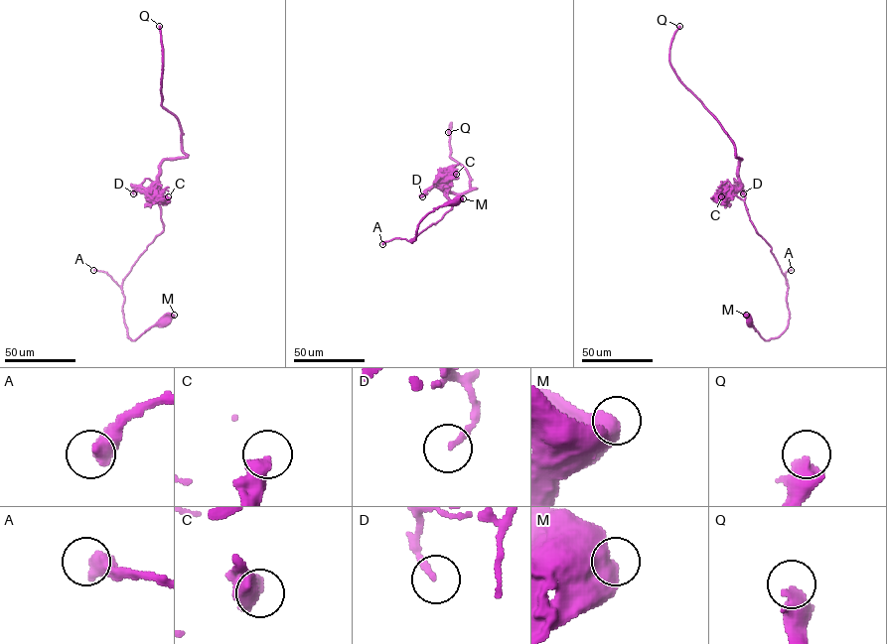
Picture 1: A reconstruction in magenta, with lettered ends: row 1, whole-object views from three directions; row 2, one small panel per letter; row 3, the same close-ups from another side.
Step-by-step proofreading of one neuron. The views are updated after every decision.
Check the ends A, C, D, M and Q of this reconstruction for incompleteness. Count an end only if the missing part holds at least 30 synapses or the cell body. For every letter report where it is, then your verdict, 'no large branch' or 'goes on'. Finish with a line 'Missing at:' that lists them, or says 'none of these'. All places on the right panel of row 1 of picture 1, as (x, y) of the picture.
A: place (791, 270); goes on
C: place (721, 196); no large branch
D: place (743, 193); no large branch
M: place (746, 315); no large branch
Q: place (679, 26); goes on
Missing at: A, Q

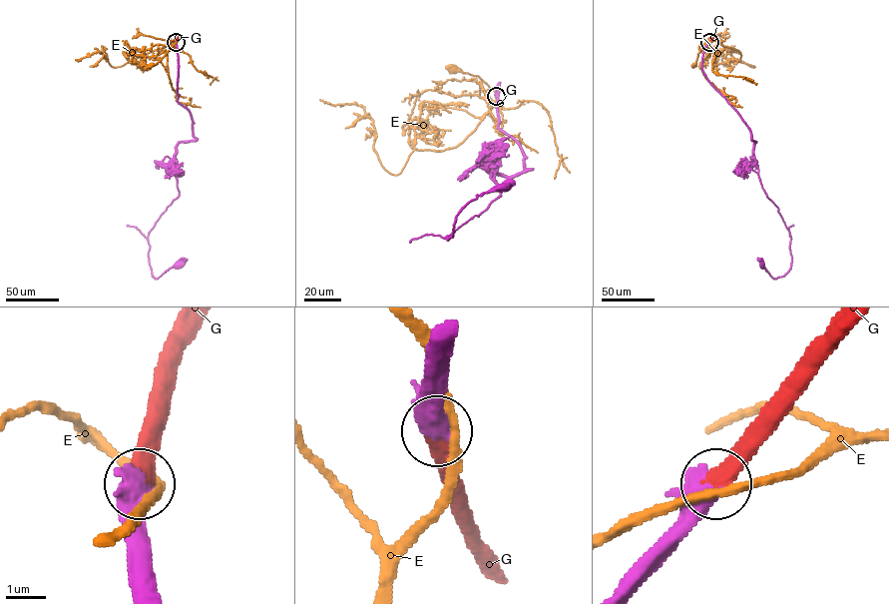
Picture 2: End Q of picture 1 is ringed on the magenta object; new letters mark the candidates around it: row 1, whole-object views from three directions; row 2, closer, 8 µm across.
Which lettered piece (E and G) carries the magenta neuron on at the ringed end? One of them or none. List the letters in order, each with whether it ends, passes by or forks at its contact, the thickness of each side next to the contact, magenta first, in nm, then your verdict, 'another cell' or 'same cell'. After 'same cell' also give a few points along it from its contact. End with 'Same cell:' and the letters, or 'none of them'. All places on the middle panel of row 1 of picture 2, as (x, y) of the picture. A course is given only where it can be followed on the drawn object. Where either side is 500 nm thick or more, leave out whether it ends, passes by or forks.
E: 750/240 nm | another cell
G: 650/460 nm | same cell
Same cell: G

